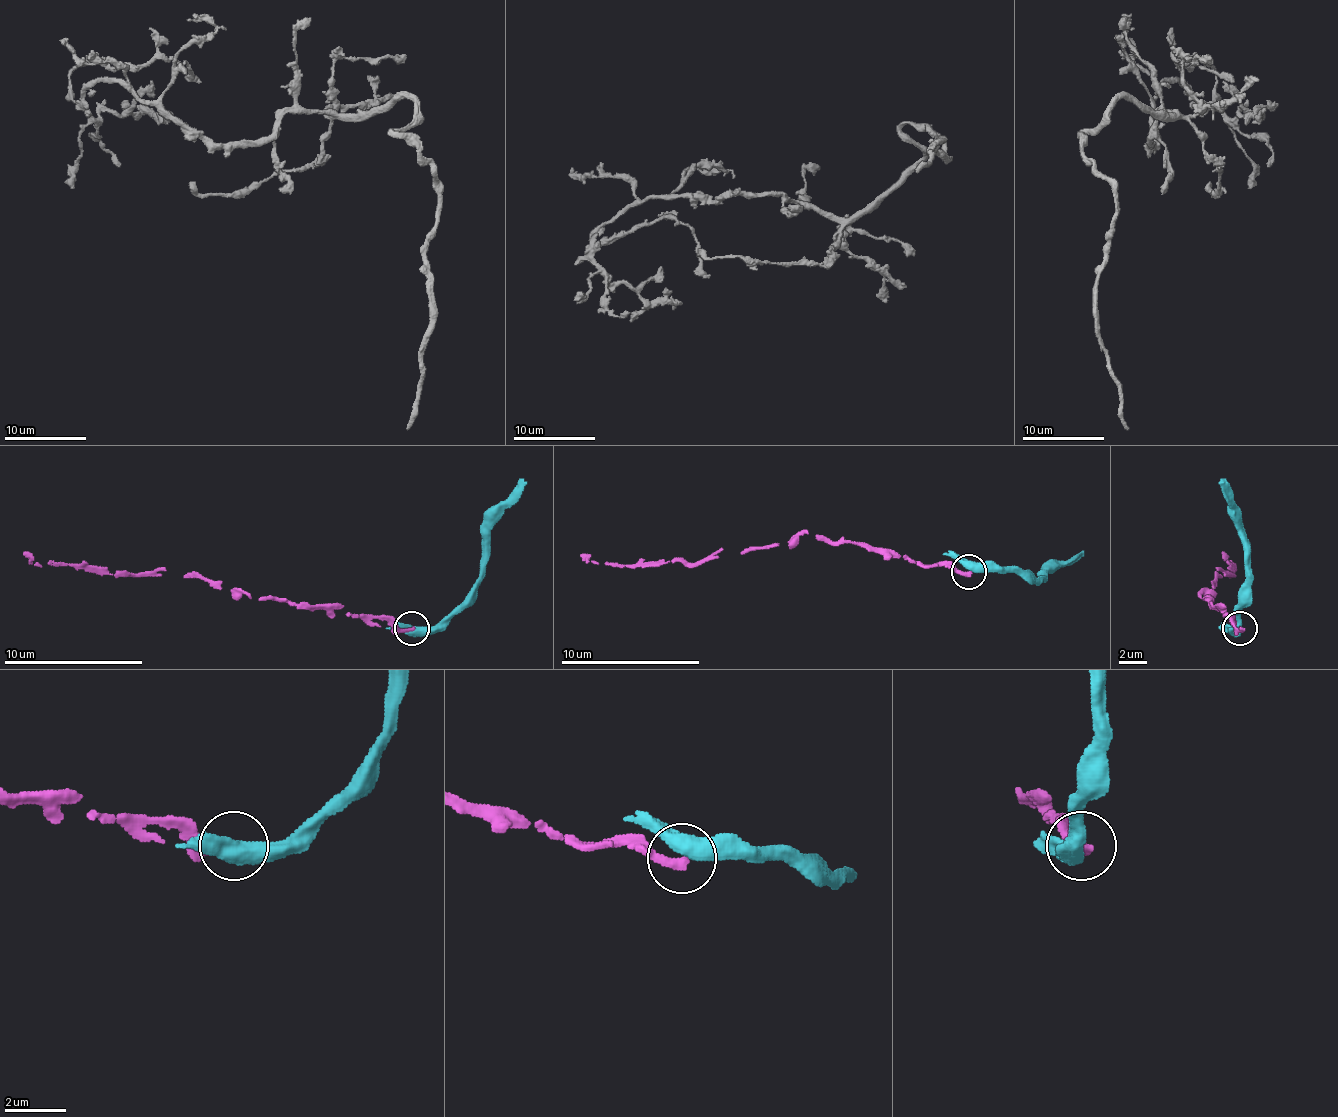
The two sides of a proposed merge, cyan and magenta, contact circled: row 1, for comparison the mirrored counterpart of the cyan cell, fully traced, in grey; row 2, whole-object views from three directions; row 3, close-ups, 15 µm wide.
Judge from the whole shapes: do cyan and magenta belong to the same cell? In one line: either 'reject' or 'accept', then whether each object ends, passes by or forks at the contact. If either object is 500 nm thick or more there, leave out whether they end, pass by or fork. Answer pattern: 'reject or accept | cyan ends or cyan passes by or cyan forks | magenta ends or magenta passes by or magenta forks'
reject

